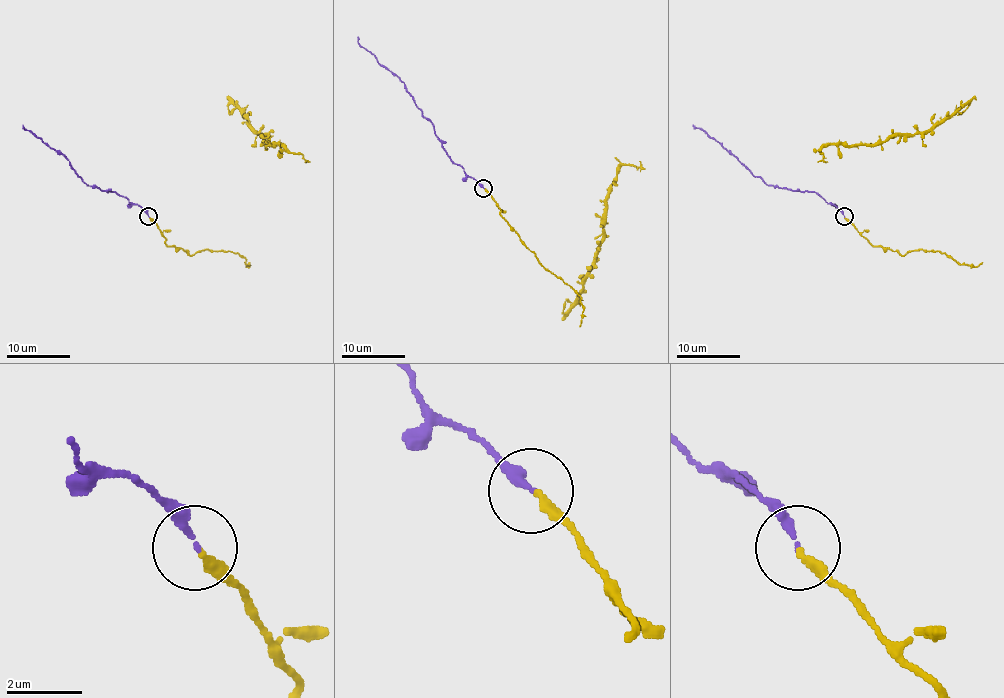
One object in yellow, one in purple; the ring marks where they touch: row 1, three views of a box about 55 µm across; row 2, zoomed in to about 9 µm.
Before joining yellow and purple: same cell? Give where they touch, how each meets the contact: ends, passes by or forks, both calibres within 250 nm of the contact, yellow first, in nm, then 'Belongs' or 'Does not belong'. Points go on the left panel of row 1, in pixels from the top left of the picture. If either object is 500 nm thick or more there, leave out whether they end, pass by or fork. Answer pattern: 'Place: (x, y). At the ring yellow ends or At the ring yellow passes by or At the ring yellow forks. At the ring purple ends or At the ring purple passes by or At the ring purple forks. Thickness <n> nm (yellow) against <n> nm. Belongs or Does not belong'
Place: (148, 216). At the ring yellow ends. At the ring purple ends. Thickness 240 nm (yellow) against 190 nm. Belongs

